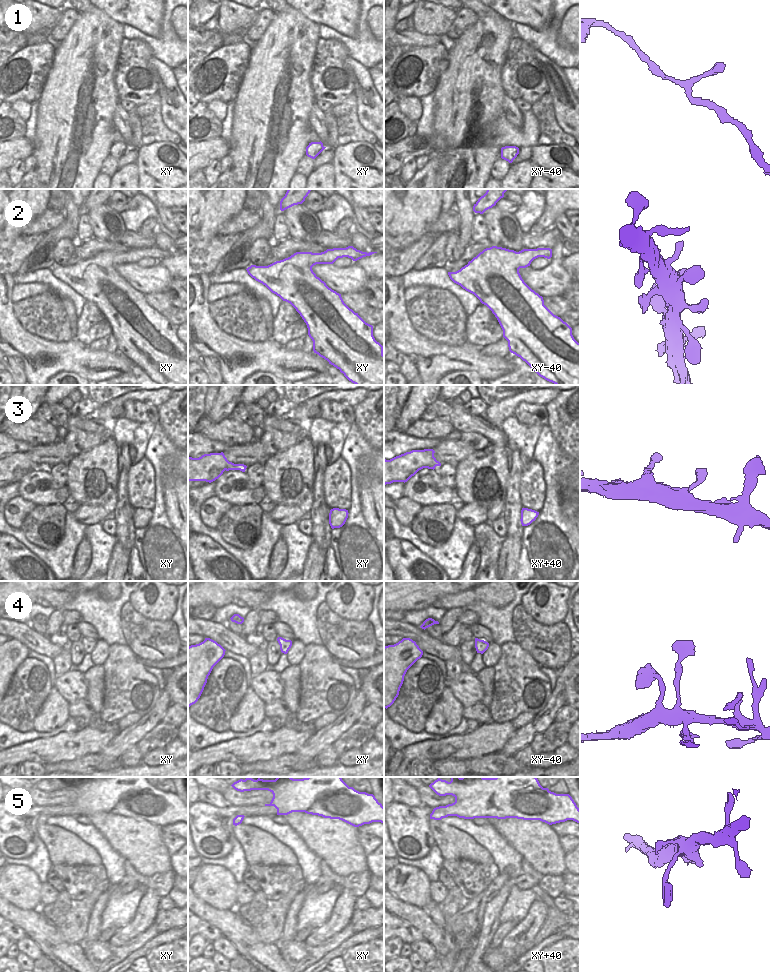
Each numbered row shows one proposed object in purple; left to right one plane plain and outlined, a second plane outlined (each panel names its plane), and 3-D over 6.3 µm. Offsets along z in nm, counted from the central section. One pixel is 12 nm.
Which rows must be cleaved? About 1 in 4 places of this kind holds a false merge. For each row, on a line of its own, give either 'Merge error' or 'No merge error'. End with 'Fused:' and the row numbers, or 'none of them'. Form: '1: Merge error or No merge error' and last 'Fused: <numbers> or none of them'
1: No merge error
2: No merge error
3: No merge error
4: No merge error
5: No merge error
Fused: none of them.

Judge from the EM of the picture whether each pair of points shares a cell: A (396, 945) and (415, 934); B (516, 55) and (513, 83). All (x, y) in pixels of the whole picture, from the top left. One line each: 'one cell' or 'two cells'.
A: two cells
B: one cell

